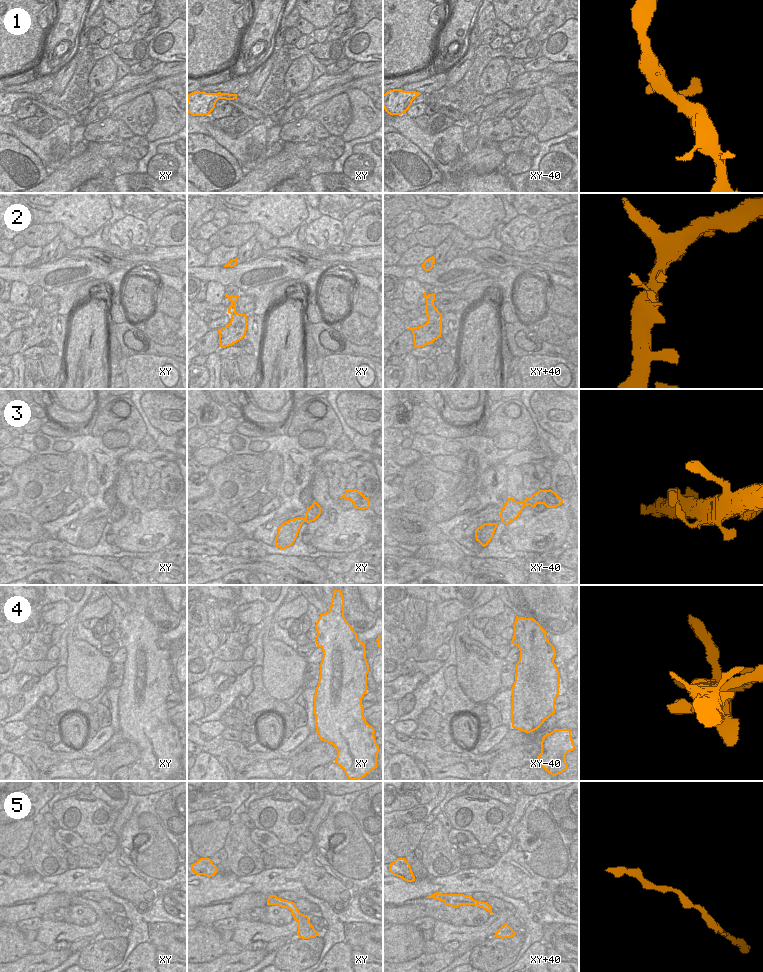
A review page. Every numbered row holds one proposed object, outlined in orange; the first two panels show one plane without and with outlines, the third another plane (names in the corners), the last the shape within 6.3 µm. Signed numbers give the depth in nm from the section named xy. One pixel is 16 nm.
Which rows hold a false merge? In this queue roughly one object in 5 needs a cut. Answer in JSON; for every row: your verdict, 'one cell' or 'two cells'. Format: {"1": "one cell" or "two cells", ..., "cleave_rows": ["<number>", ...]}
{"1": "one cell", "2": "one cell", "3": "one cell", "4": "one cell", "5": "one cell", "cleave_rows": []}

